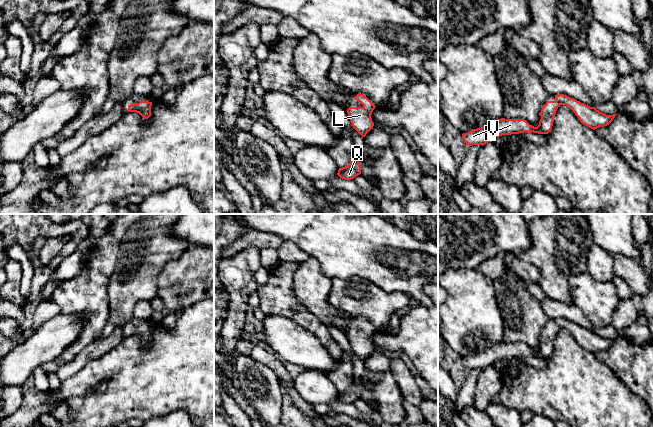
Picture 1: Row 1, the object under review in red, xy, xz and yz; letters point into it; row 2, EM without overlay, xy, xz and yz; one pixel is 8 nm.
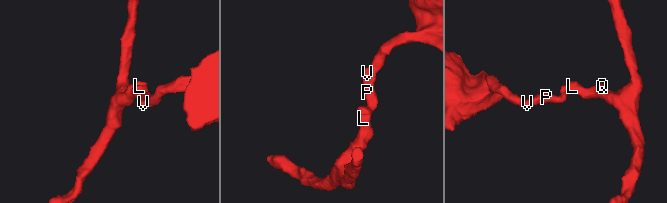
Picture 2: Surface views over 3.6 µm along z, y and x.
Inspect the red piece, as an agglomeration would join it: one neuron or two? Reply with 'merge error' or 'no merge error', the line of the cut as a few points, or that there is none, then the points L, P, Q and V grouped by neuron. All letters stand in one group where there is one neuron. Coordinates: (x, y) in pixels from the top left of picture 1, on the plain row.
no merge error; no cut; L P Q V

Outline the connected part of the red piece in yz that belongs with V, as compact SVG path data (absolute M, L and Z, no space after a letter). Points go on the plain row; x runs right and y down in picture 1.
M559 318L555 319L554 325L547 325L546 328L542 330L540 336L541 343L537 351L530 349L524 343L501 342L481 352L463 357L462 362L469 370L483 370L502 359L519 358L523 356L548 358L552 353L554 341L560 329L568 330L579 342L582 348L593 354L609 349L617 339L606 339L595 331L590 331L567 319Z

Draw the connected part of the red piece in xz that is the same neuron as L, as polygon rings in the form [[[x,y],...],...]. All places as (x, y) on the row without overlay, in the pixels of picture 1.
[[[357,318],[355,323],[358,324],[363,330],[349,331],[347,333],[347,337],[353,352],[362,361],[365,361],[374,350],[371,338],[376,330],[364,318]]]

